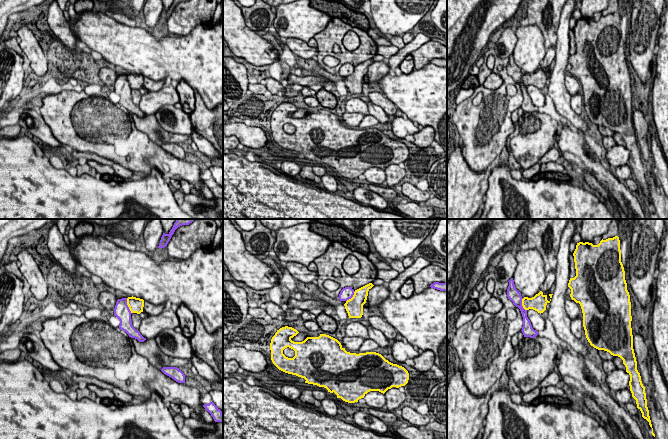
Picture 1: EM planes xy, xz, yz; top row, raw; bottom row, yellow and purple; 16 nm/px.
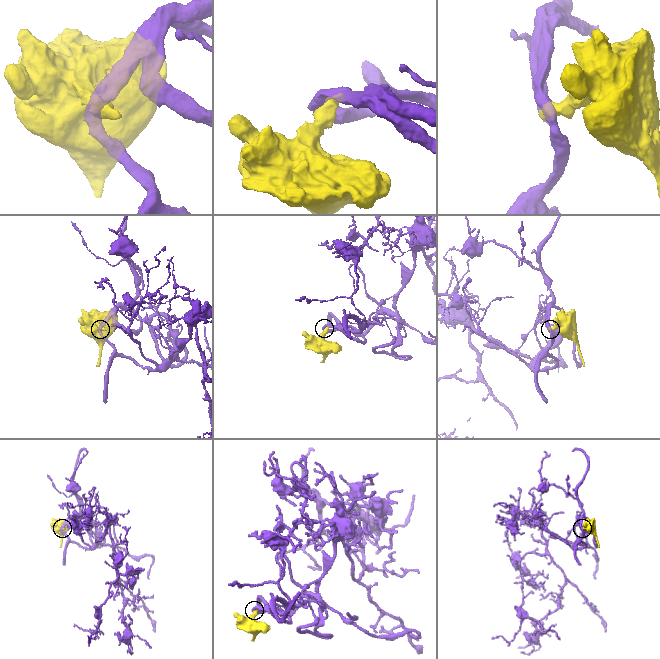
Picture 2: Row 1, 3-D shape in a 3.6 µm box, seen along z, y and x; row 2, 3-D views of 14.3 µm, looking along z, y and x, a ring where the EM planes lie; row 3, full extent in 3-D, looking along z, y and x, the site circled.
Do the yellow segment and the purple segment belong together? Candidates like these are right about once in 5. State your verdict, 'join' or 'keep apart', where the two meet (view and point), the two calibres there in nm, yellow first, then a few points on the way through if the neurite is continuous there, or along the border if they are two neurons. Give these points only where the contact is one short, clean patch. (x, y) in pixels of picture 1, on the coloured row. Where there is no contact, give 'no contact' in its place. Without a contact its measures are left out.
keep apart; contact xy (128, 306); calibres 240 and 240 nm; border xy (126, 298), (126, 304), (131, 313)

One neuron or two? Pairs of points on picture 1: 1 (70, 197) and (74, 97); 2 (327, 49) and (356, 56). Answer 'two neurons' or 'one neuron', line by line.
1: two neurons
2: one neuron

